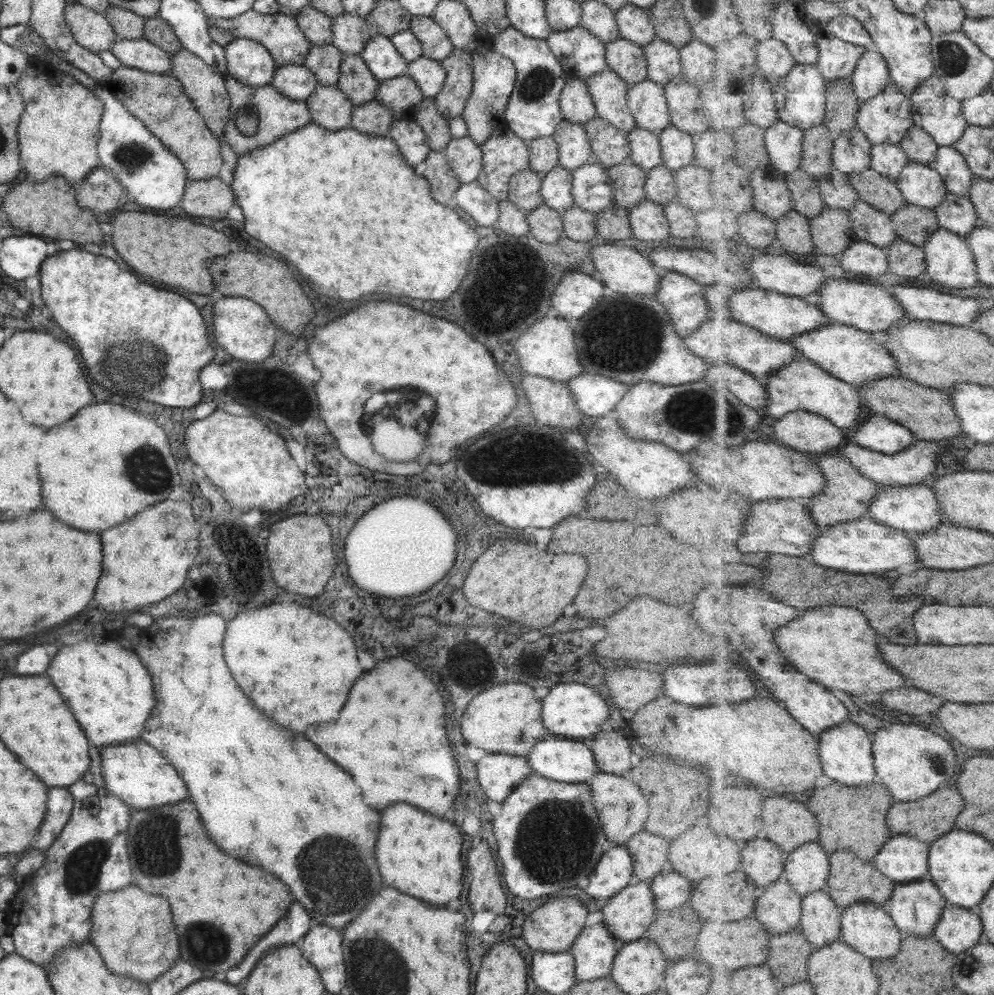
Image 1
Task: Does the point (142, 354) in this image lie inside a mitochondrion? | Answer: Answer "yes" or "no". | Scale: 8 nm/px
yes

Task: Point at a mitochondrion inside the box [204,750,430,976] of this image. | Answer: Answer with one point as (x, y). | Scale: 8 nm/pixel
(334, 878)

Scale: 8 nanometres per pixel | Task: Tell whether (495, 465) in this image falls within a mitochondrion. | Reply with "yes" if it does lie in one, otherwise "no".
yes

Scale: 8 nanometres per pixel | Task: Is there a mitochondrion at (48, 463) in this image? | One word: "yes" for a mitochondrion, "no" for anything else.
no

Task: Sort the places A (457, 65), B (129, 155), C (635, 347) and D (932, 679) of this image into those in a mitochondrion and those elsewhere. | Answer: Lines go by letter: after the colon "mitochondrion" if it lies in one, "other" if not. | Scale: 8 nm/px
A: other
B: mitochondrion
C: mitochondrion
D: other

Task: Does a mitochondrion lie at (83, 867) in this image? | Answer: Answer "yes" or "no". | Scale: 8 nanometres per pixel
yes

